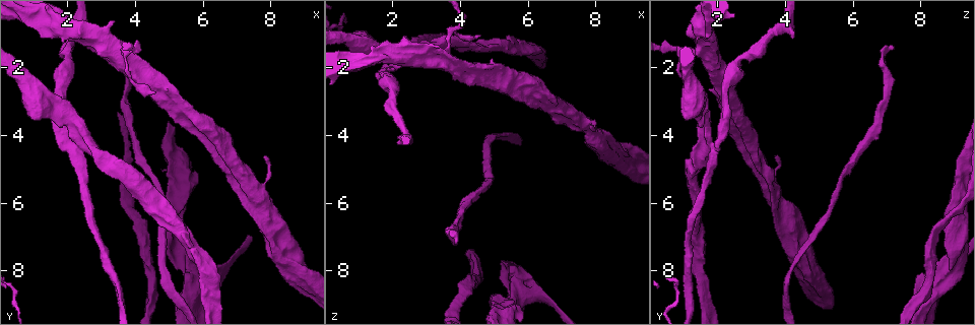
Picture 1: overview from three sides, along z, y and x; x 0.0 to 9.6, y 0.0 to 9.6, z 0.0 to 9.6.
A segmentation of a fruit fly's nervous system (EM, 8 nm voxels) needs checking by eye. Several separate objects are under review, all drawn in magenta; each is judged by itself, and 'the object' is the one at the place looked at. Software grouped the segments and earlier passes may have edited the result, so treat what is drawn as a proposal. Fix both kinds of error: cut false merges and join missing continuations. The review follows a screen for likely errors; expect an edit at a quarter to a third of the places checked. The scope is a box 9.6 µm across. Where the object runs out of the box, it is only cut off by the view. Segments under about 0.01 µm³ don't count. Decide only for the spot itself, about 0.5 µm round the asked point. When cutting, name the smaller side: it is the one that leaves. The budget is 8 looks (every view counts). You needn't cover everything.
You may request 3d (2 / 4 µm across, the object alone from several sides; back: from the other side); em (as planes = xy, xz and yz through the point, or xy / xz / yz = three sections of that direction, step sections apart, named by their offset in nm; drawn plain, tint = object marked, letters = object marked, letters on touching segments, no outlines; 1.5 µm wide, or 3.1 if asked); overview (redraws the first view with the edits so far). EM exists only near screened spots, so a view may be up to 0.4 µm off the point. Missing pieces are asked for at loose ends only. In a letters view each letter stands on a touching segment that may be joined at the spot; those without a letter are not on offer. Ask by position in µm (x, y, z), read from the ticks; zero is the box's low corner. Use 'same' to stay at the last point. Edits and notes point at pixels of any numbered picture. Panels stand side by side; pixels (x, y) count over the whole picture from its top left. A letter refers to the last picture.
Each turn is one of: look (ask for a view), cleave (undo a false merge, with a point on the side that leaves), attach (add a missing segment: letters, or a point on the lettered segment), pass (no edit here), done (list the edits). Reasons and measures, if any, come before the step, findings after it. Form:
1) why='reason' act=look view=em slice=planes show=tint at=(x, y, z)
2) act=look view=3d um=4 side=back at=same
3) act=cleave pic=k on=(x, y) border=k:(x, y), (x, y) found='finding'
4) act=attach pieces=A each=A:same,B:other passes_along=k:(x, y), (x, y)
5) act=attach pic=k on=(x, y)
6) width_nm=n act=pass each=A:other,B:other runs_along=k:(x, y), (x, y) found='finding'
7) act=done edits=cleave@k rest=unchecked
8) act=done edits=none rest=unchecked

act=look view=3d um=4 at=(3.35, 0.60, 1.30)

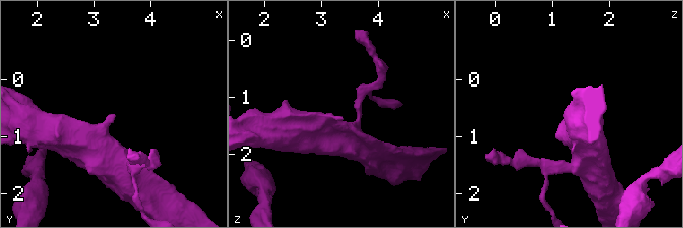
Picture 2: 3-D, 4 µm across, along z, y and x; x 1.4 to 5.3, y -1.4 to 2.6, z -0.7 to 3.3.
act=look view=em slice=yz step=4 show=plain at=(3.30, 0.60, 1.35)

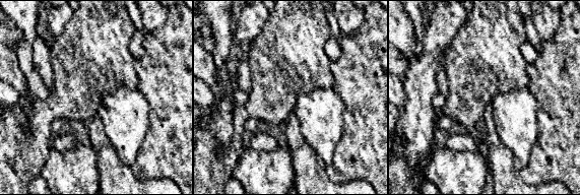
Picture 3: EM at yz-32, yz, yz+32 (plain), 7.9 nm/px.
why='see the neighbours' act=look view=em slice=yz step=4 show=letters at=same

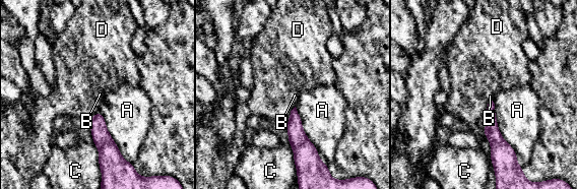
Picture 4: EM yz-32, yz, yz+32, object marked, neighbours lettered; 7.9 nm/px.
act=pass each=A:other,B:other,C:other,D:other runs_along=4:(491, 104), (496, 154) found='no lettered segment goes on from it'

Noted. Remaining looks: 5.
why='branch stops here' act=look view=em slice=planes show=tint at=(2.25, 1.05, 4.25)

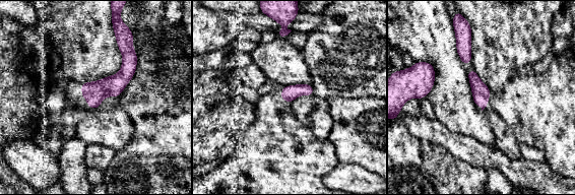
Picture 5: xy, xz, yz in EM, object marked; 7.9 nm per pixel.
act=look view=em slice=planes show=letters at=same

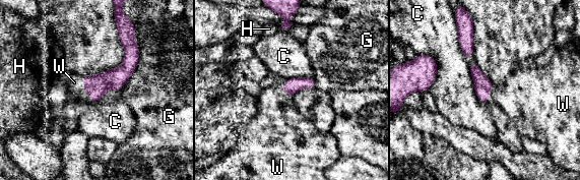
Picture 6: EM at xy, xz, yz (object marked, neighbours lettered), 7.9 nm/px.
width_nm=120 act=attach pieces=W each=C:other,G:other,H:other,W:same passes_along=6:(482, 85), (490, 96), (521, 98) found='it goes on there'

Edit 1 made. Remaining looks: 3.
why='branch stops here' act=look view=em slice=xy step=8 show=letters at=(3.95, 1.35, 7.20)

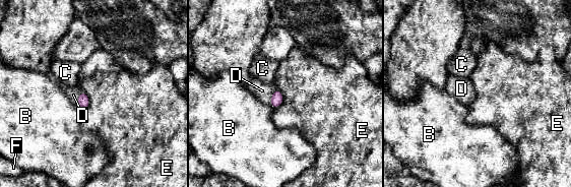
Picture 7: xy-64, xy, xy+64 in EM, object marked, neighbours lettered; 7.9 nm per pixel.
longest_contact=E:190nm act=attach pieces=D each=B:other,C:other,D:same,E:other,F:other found='it goes on there'

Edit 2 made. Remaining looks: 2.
act=done edits=attach@6,attach@7 rest=unchecked

